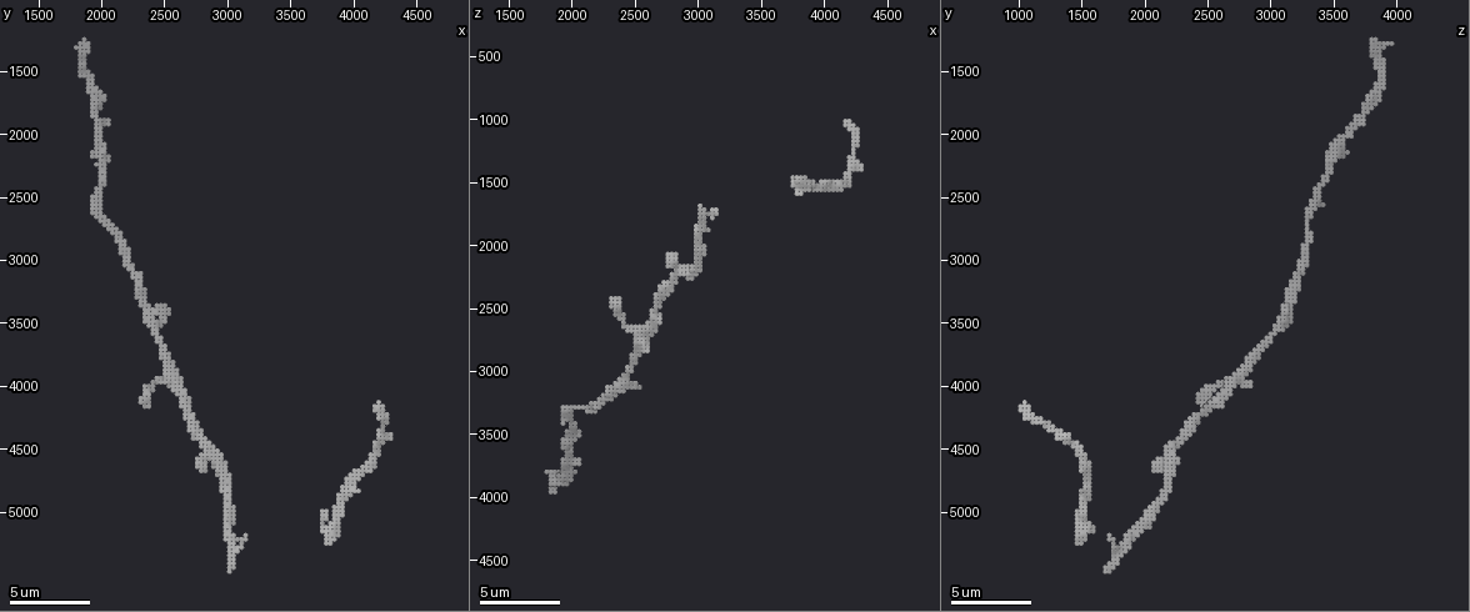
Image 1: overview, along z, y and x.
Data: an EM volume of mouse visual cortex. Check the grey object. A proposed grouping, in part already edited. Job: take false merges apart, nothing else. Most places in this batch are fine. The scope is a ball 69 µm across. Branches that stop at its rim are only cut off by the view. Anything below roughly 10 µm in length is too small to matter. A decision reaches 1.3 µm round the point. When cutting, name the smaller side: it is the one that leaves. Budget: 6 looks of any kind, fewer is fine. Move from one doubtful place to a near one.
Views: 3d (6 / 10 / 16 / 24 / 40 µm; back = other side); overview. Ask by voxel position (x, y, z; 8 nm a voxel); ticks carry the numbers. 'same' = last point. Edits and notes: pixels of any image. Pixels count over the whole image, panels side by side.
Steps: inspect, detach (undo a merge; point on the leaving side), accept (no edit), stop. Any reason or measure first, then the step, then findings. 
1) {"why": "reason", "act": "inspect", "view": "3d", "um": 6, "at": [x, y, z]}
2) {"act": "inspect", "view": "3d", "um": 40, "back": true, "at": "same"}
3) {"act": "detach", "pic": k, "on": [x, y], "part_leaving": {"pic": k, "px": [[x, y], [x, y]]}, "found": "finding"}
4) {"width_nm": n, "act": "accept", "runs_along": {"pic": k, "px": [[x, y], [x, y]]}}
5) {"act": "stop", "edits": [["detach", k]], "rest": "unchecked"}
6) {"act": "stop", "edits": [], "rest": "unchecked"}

{"why": "sudden change in width", "act": "inspect", "view": "3d", "um": 6, "at": [2000, 2680, 3280]}

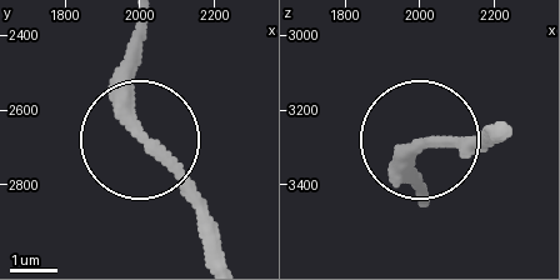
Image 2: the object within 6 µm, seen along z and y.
{"act": "accept", "runs_along": {"pic": 2, "px": [[500, 130], [416, 143], [416, 203]]}, "found": "one cell here"}

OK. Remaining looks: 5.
{"why": "side arm on a straight run", "act": "inspect", "view": "3d", "um": 6, "at": [2000, 2060, 3540]}

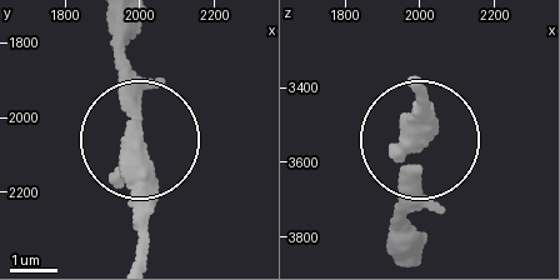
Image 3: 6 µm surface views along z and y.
{"act": "accept", "runs_along": {"pic": 3, "px": [[136, 255], [136, 88], [125, 56]]}, "found": "all the same cell"}

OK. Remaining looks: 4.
{"why": "calibre changes", "act": "inspect", "view": "3d", "um": 10, "at": [2520, 3780, 2820]}

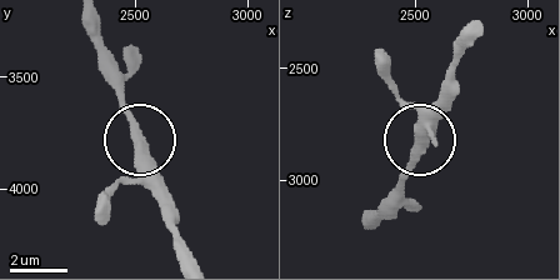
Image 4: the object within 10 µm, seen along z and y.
{"act": "accept", "runs_along": {"pic": 4, "px": [[451, 65], [401, 199]]}, "found": "all the same cell"}

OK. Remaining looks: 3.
{"act": "stop", "edits": [], "rest": "unchecked"}

